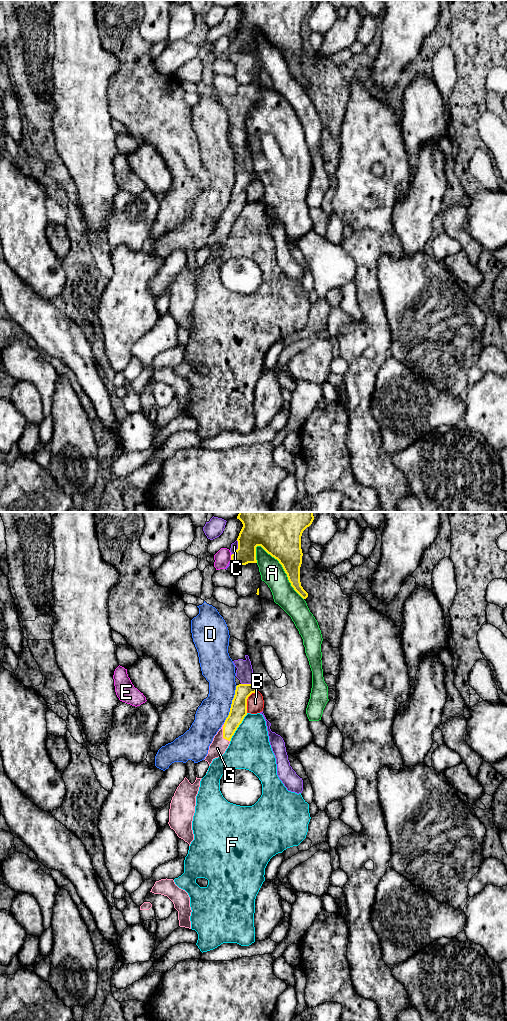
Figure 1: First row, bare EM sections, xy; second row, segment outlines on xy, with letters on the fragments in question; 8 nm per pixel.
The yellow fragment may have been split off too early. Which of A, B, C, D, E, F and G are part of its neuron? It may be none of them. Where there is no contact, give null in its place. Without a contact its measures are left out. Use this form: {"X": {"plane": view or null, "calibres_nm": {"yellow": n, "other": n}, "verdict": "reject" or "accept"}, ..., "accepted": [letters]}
{"A": {"plane": "xy", "calibres_nm": {"yellow": 300, "other": 190}, "verdict": "reject"}, "B": {"plane": "xy", "calibres_nm": {"yellow": 140, "other": 140}, "verdict": "reject"}, "C": {"plane": "xy", "calibres_nm": {"yellow": 300, "other": 60}, "verdict": "reject"}, "D": {"plane": "xy", "calibres_nm": {"yellow": 140, "other": 240}, "verdict": "reject"}, "E": {"plane": "xy", "calibres_nm": {"yellow": 190, "other": 130}, "verdict": "reject"}, "F": {"plane": "xy", "calibres_nm": {"yellow": 140, "other": 320}, "verdict": "reject"}, "G": {"plane": "xy", "calibres_nm": {"yellow": 140, "other": 130}, "verdict": "accept"}, "accepted": ["G"]}

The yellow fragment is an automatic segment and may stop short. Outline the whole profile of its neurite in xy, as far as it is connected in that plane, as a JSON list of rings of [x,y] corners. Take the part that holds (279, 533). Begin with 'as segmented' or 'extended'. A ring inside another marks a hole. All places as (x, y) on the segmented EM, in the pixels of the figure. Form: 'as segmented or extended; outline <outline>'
as segmented; outline [[[239,512],[243,527],[238,549],[231,555],[236,565],[257,563],[256,547],[261,546],[282,565],[294,590],[303,598],[308,593],[300,582],[301,536],[313,520],[313,512]]]

